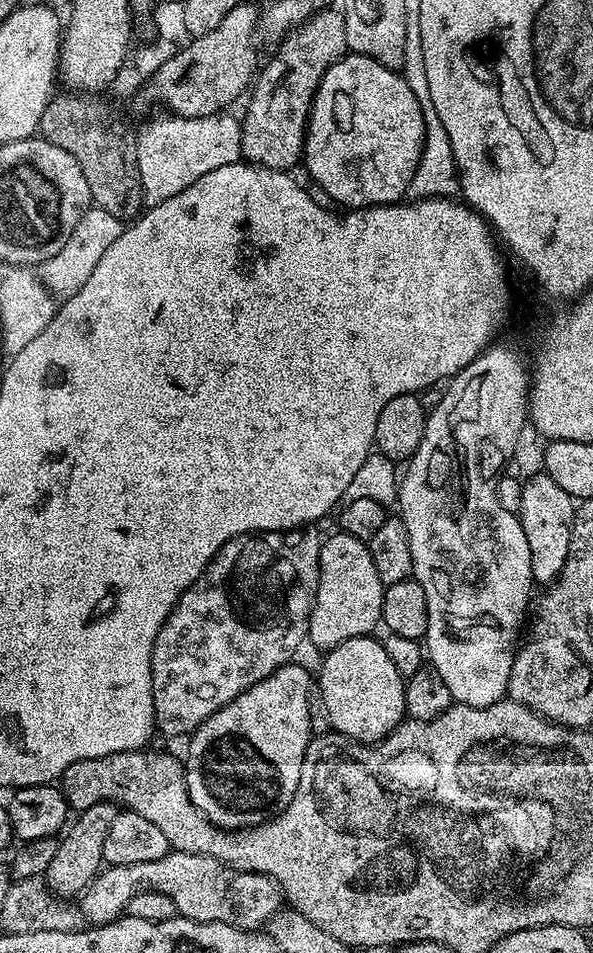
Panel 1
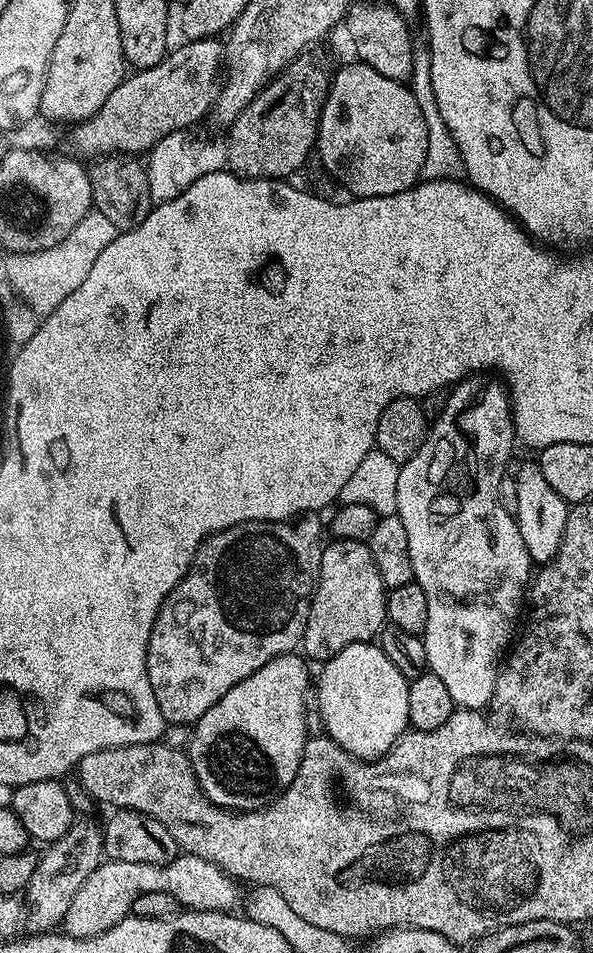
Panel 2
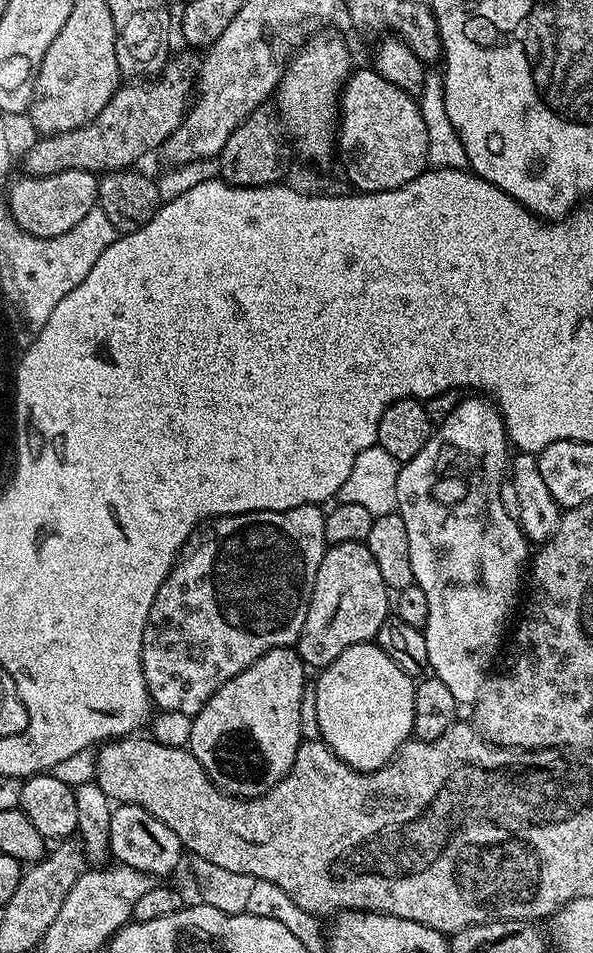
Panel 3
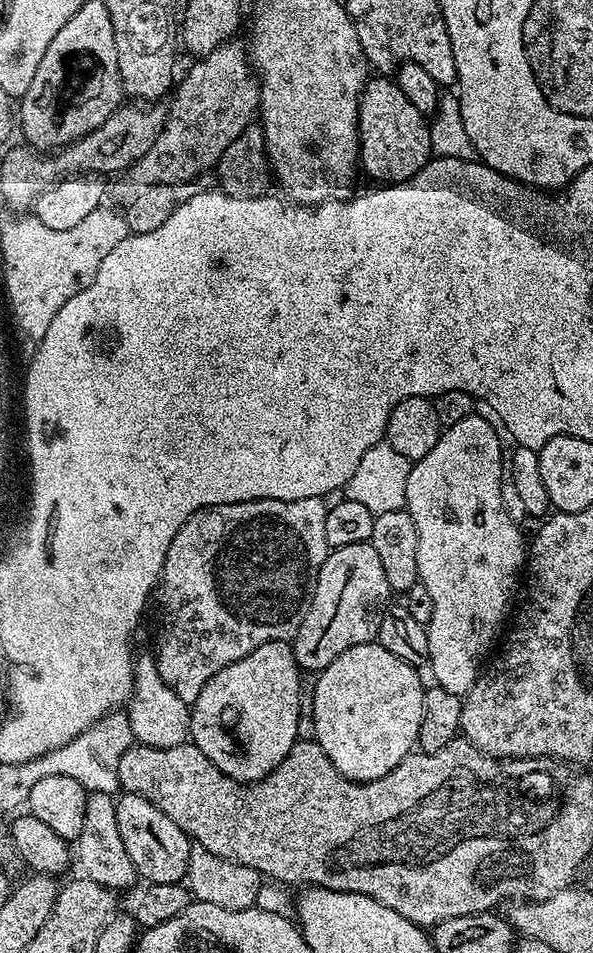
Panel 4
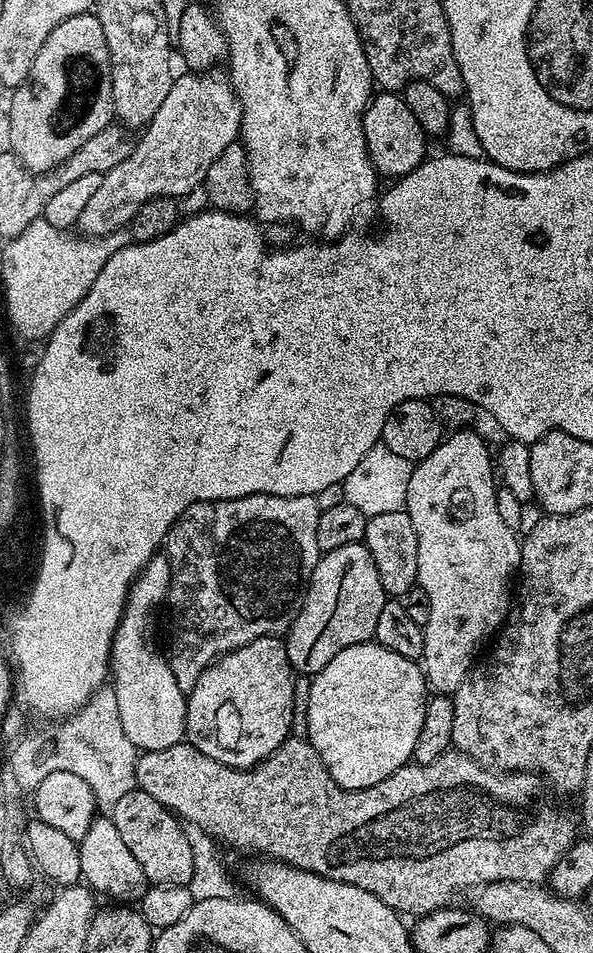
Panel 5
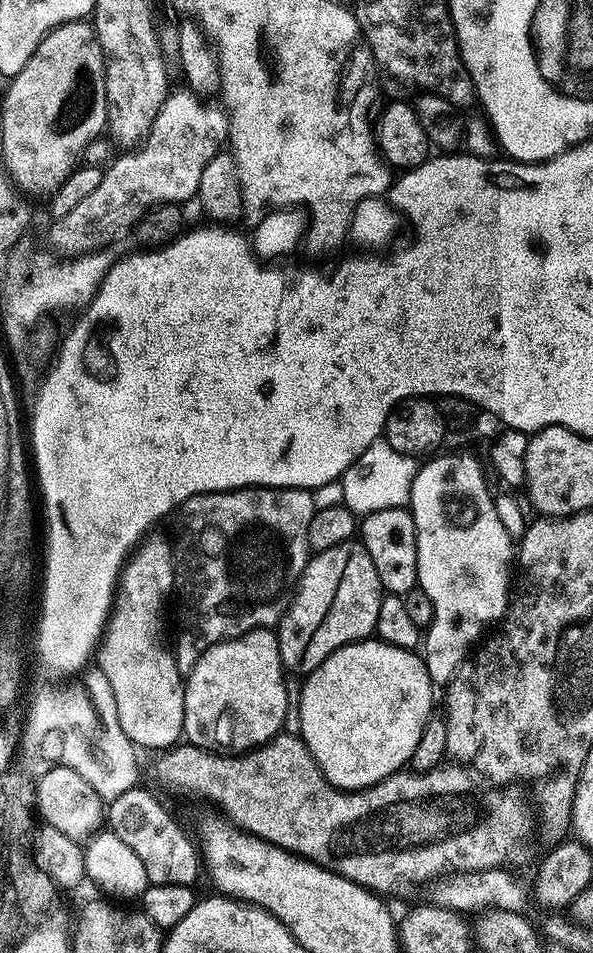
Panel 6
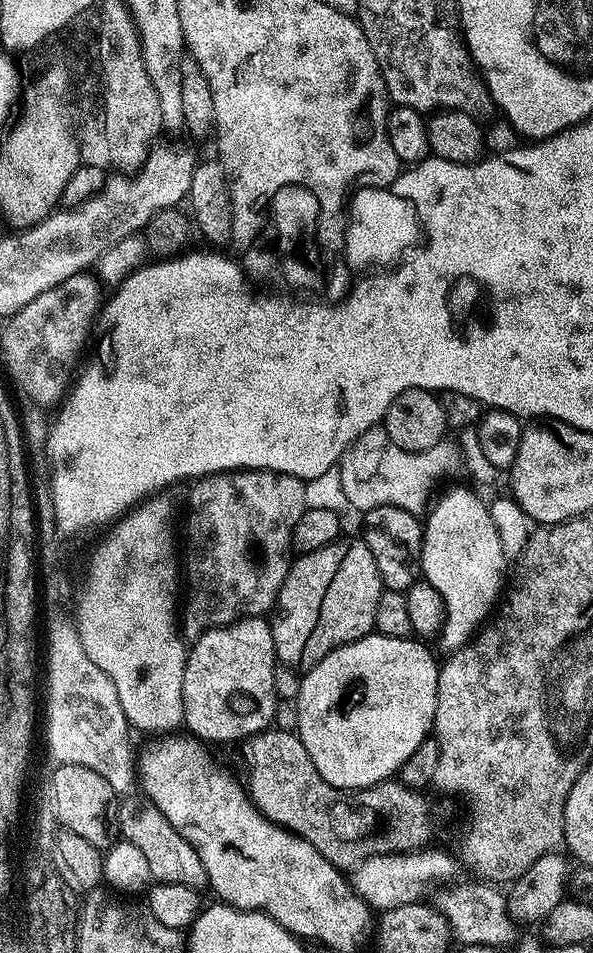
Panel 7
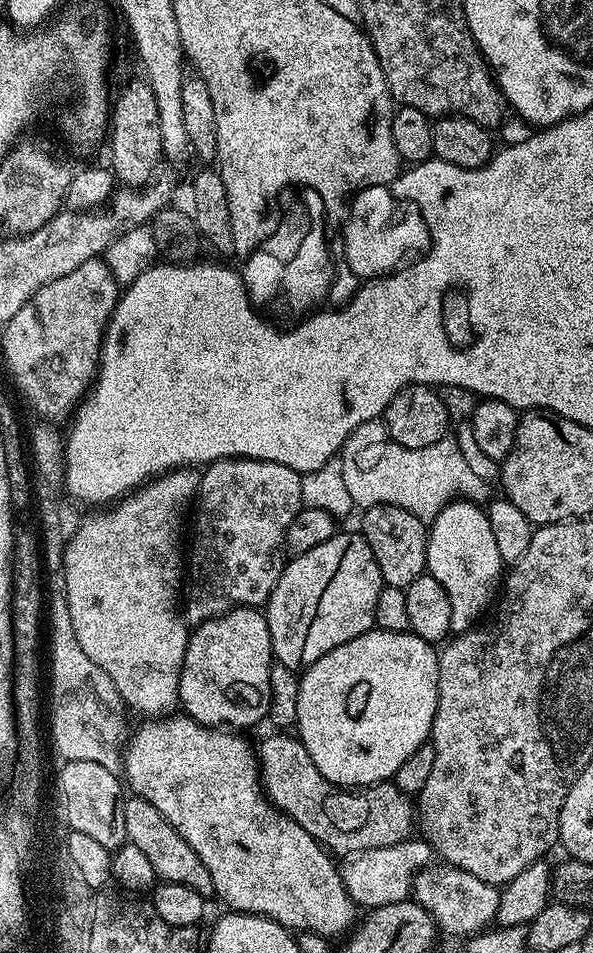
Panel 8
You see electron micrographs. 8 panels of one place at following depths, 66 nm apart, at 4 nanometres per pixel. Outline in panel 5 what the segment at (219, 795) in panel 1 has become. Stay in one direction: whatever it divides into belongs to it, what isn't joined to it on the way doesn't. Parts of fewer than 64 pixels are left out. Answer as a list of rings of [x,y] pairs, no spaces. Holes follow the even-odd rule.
[[[279,635],[254,638],[246,646],[217,656],[197,678],[192,691],[187,693],[187,743],[231,768],[253,768],[274,750],[278,750],[278,746],[290,735],[290,726],[294,719],[292,679],[294,673],[288,665],[284,642]]]

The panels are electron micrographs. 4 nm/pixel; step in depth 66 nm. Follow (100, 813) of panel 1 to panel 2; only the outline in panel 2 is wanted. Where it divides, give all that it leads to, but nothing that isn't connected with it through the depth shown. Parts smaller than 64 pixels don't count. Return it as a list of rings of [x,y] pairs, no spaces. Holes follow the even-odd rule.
[[[77,819],[65,836],[43,850],[44,856],[42,852],[37,859],[34,878],[30,878],[26,889],[26,900],[30,905],[26,928],[32,934],[53,931],[63,921],[66,910],[70,910],[70,902],[74,902],[74,894],[82,890],[82,882],[86,882],[86,878],[90,878],[102,863],[104,834],[101,825],[92,820]]]

